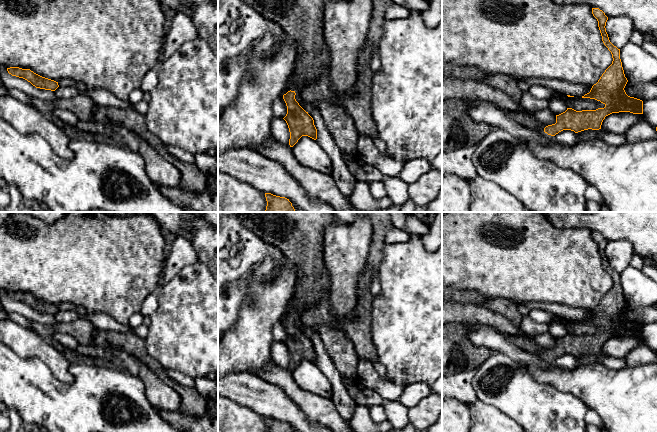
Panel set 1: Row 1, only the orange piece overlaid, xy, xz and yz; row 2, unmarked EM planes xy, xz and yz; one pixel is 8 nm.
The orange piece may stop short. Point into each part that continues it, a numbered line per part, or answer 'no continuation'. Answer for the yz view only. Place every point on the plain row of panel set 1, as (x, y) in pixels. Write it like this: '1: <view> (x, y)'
1: yz (526, 343)

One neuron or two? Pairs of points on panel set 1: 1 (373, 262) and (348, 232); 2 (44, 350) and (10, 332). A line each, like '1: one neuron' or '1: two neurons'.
1: two neurons
2: one neuron

